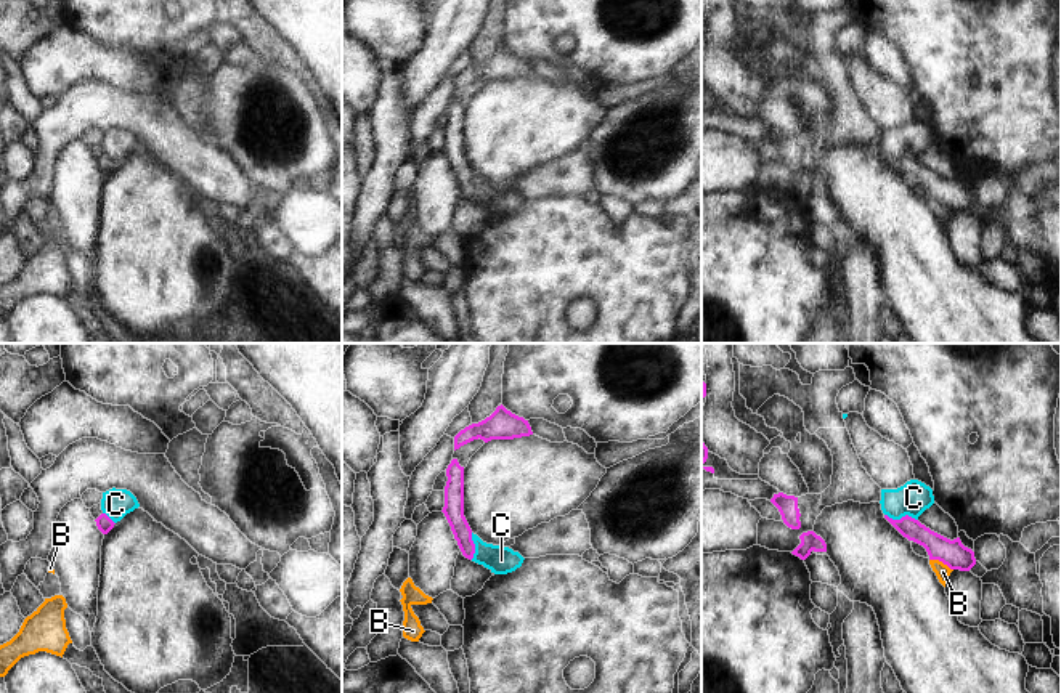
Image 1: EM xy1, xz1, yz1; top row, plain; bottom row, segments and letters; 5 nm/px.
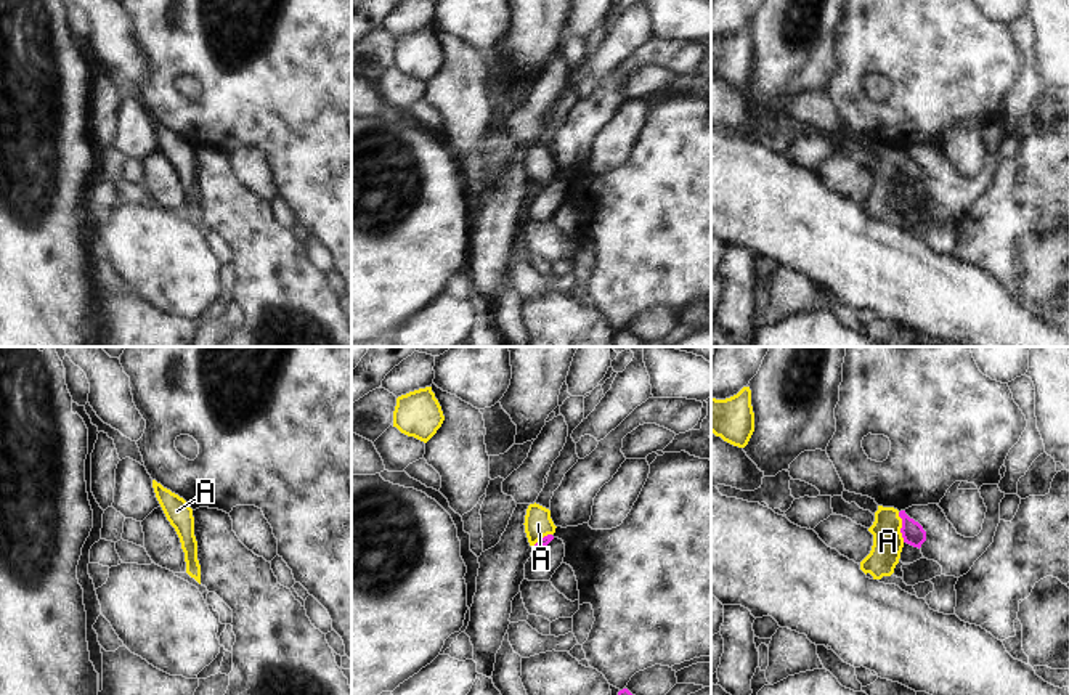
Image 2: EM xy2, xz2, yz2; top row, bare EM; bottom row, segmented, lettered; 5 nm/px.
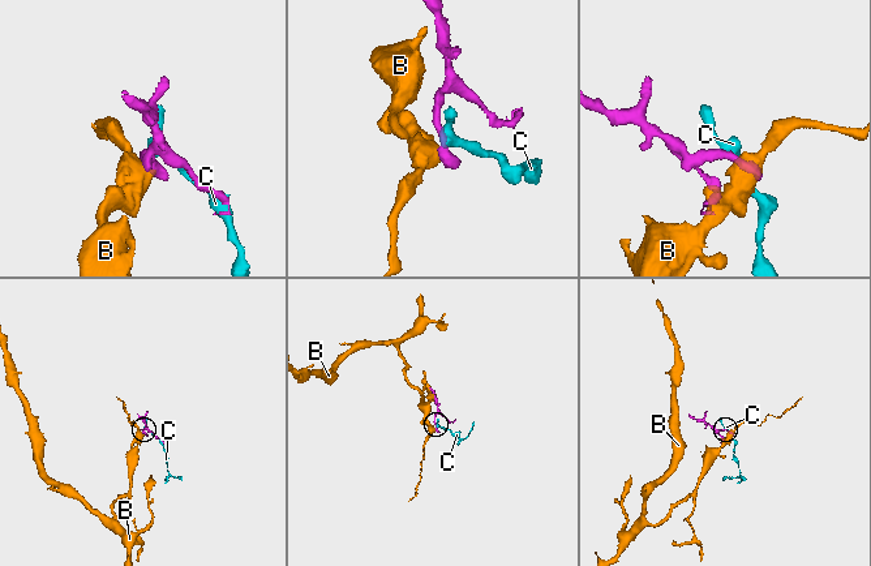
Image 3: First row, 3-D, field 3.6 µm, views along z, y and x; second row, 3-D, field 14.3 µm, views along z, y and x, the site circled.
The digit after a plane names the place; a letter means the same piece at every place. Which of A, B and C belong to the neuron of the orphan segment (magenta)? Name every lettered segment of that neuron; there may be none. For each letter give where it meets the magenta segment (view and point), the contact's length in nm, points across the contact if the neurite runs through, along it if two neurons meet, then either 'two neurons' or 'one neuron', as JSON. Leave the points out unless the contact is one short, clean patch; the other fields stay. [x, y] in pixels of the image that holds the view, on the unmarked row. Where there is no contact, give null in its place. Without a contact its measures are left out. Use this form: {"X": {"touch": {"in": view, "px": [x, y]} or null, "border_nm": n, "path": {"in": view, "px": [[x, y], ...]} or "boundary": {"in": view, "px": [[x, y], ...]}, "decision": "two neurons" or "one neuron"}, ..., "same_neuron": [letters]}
{"A": {"touch": {"in": "yz2", "px": [902, 167]}, "border_nm": 160, "path": {"in": "yz2", "px": [[912, 172], [902, 167], [888, 182]]}, "decision": "one neuron"}, "B": {"touch": {"in": "yz1", "px": [941, 201]}, "border_nm": 130, "boundary": {"in": "yz1", "px": [[930, 199], [938, 199], [952, 210]]}, "decision": "two neurons"}, "C": {"touch": {"in": "yz1", "px": [901, 159]}, "border_nm": 170, "boundary": {"in": "yz1", "px": [[885, 154], [893, 159], [910, 156], [917, 161]]}, "decision": "two neurons"}, "same_neuron": ["A"]}

